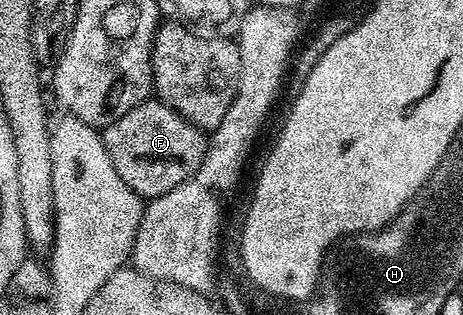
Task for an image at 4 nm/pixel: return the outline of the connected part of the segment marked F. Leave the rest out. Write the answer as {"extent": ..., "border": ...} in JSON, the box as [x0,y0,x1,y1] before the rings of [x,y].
{"extent":[103,99,207,199],"border":[[[160,99],[136,105],[127,115],[104,126],[103,136],[119,179],[142,199],[162,197],[182,185],[201,166],[207,148],[206,134]]]}

